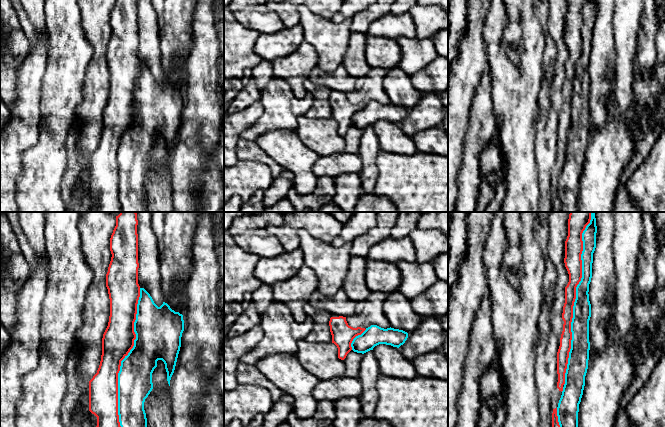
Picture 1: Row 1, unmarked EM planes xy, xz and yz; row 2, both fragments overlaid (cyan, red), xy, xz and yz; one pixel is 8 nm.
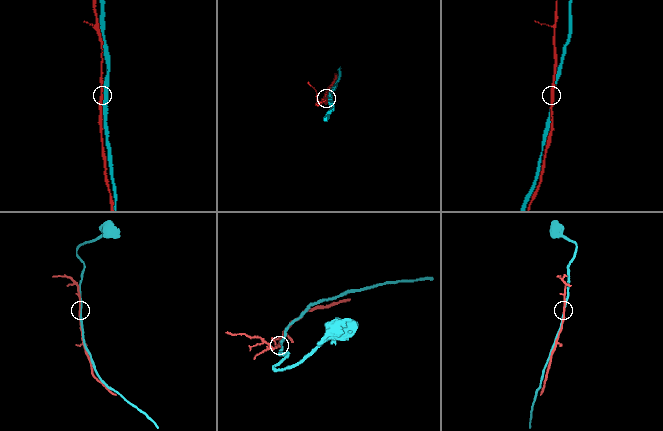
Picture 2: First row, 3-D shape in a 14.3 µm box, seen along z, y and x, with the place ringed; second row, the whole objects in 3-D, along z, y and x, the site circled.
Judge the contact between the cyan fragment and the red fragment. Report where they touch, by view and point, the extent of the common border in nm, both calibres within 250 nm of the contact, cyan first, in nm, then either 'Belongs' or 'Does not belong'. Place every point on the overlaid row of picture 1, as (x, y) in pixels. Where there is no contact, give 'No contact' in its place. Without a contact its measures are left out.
Touches cyan at yz (576, 298). Shared border 1400 nm. Thickness 140 nm (cyan) against 130 nm. Does not belong

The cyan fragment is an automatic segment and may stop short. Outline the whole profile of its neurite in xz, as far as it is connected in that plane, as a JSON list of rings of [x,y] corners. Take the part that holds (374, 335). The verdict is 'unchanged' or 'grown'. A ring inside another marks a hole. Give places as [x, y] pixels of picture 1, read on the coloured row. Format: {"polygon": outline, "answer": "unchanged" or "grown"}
{"polygon": [[[371,325],[361,334],[356,336],[351,347],[354,352],[366,353],[379,344],[391,345],[399,348],[405,343],[408,333],[394,328],[381,328],[377,325]]], "answer": "unchanged"}

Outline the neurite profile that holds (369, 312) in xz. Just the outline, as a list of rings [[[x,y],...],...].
[[[371,292],[364,300],[356,303],[356,312],[346,317],[349,326],[353,328],[368,328],[377,325],[381,328],[390,328],[390,323],[383,313],[382,306],[388,294]]]

